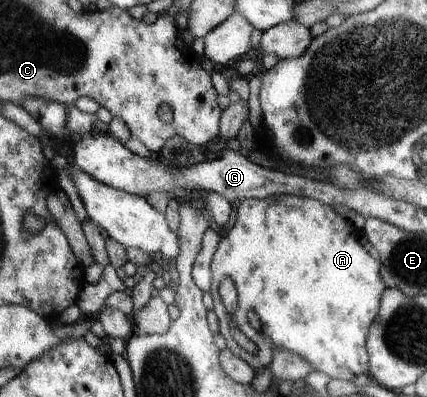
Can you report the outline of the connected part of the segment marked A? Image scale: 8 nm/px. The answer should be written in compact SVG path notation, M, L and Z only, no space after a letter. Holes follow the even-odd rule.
M276 194L276 196L270 196L270 198L246 198L244 200L232 200L230 203L232 210L236 212L236 220L230 230L228 230L226 236L221 236L220 240L218 240L214 254L212 254L210 263L212 284L209 288L213 300L212 310L218 320L218 332L220 336L224 338L227 349L230 350L234 356L238 356L240 360L244 360L244 362L248 363L254 370L269 364L272 360L274 350L286 350L286 352L292 352L292 354L300 356L304 362L308 362L308 366L312 368L312 371L322 372L322 374L326 374L326 376L331 379L336 378L336 380L351 381L352 378L358 376L358 374L368 375L369 364L365 345L366 334L370 322L372 322L372 319L376 316L376 312L378 312L380 296L385 287L378 273L380 272L381 262L374 260L372 256L362 249L362 245L358 243L359 237L362 236L362 231L354 227L354 225L346 219L340 217L340 215L334 211L333 207L306 197L292 196L290 194ZM224 278L232 280L237 292L236 310L234 310L232 314L226 311L218 295L218 284L220 280ZM249 310L253 310L258 316L258 320L260 321L260 328L258 328L258 330L254 330L254 328L250 327L246 315ZM229 323L231 323L234 328L238 328L238 330L256 346L256 353L254 355L242 350L242 348L236 344L230 333Z

